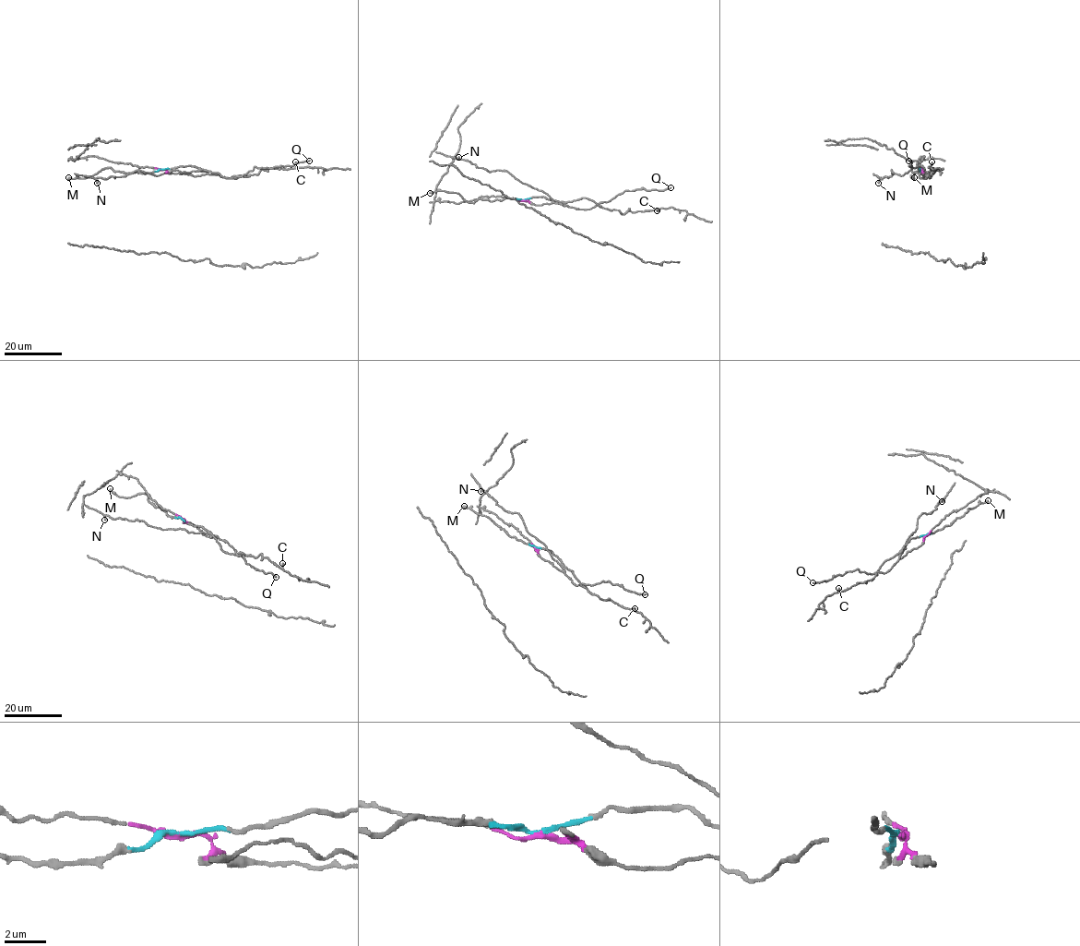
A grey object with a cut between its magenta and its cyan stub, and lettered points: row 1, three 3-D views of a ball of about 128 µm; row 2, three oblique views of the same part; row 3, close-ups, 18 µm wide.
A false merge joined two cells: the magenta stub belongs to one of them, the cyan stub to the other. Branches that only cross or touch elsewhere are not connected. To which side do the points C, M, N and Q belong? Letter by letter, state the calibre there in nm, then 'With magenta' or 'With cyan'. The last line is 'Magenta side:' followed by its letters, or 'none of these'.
C: Thickness 360 nm. With cyan
M: Thickness 360 nm. With cyan
N: Thickness 300 nm. With magenta
Q: Thickness 160 nm. With magenta
Magenta side: N, Q

